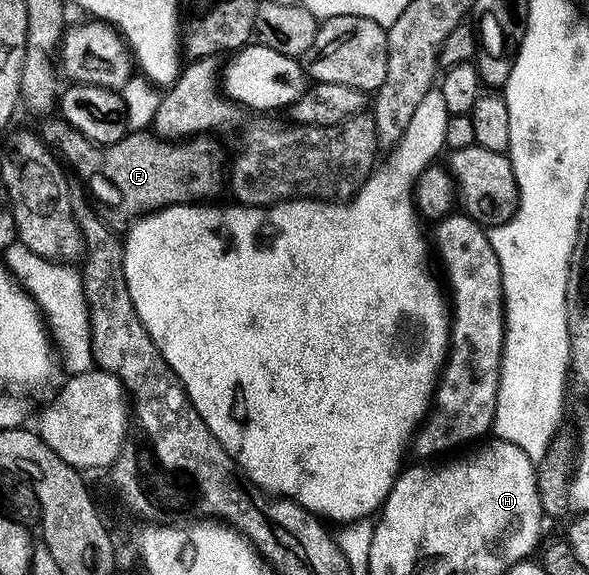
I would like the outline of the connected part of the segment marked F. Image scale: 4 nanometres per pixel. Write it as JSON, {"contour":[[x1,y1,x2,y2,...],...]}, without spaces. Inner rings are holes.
{"contour":[[59,116,50,120,43,120,37,126,37,133,44,142,50,144,66,161,71,161,70,169,83,174,87,186,91,189,90,197,100,207,108,206,119,214,124,214,127,220,142,218,144,214,151,214,154,210,164,210,167,206,180,204,199,204,204,200,211,200,219,189,225,186,225,162,223,166,223,150,214,142,211,136,192,136,186,140,168,140,156,136,151,132,128,132,116,143,99,145,87,139,70,123]]}

